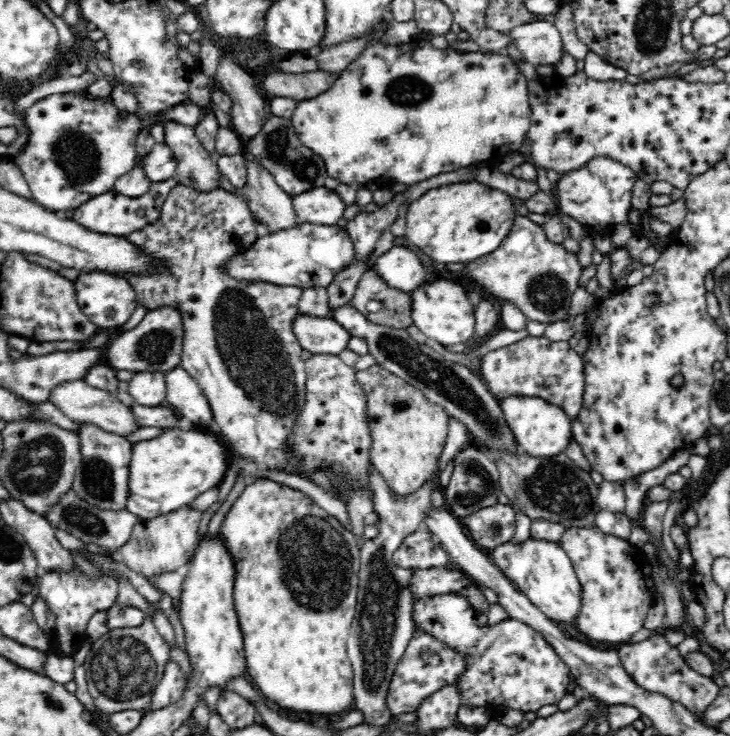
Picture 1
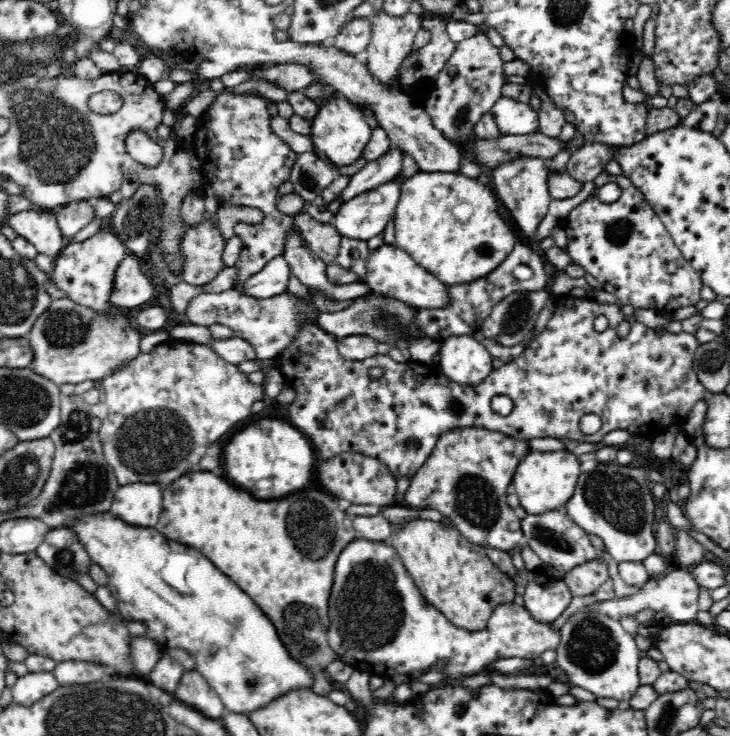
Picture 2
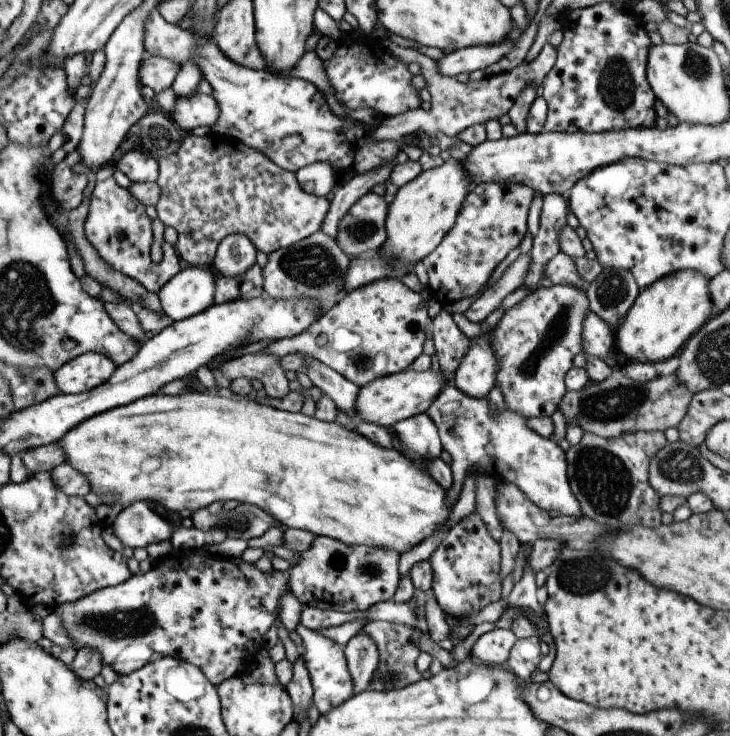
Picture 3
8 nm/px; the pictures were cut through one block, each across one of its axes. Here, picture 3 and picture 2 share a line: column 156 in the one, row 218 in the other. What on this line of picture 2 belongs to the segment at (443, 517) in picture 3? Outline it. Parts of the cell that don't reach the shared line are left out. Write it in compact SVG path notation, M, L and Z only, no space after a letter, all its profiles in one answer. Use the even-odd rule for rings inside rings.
M419 170L412 177L401 180L400 200L396 205L394 225L395 246L408 252L422 268L446 284L472 282L490 274L500 266L514 250L519 236L513 224L500 216L498 200L490 185L480 184L477 179L463 173L424 172Z

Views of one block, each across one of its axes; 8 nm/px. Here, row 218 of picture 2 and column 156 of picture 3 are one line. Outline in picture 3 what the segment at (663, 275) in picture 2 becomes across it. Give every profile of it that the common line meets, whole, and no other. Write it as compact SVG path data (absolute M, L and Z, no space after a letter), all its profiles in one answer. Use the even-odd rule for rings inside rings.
M177 551L146 574L138 572L122 584L98 590L74 604L62 604L53 611L62 618L62 624L74 644L78 644L79 648L88 646L98 650L102 662L110 664L119 676L138 671L158 658L172 656L198 666L208 681L218 686L247 670L248 638L262 638L279 618L282 596L290 592L288 577L288 572L275 568L270 574L264 574L255 563L250 564L242 559L214 558L204 551L189 555Z

